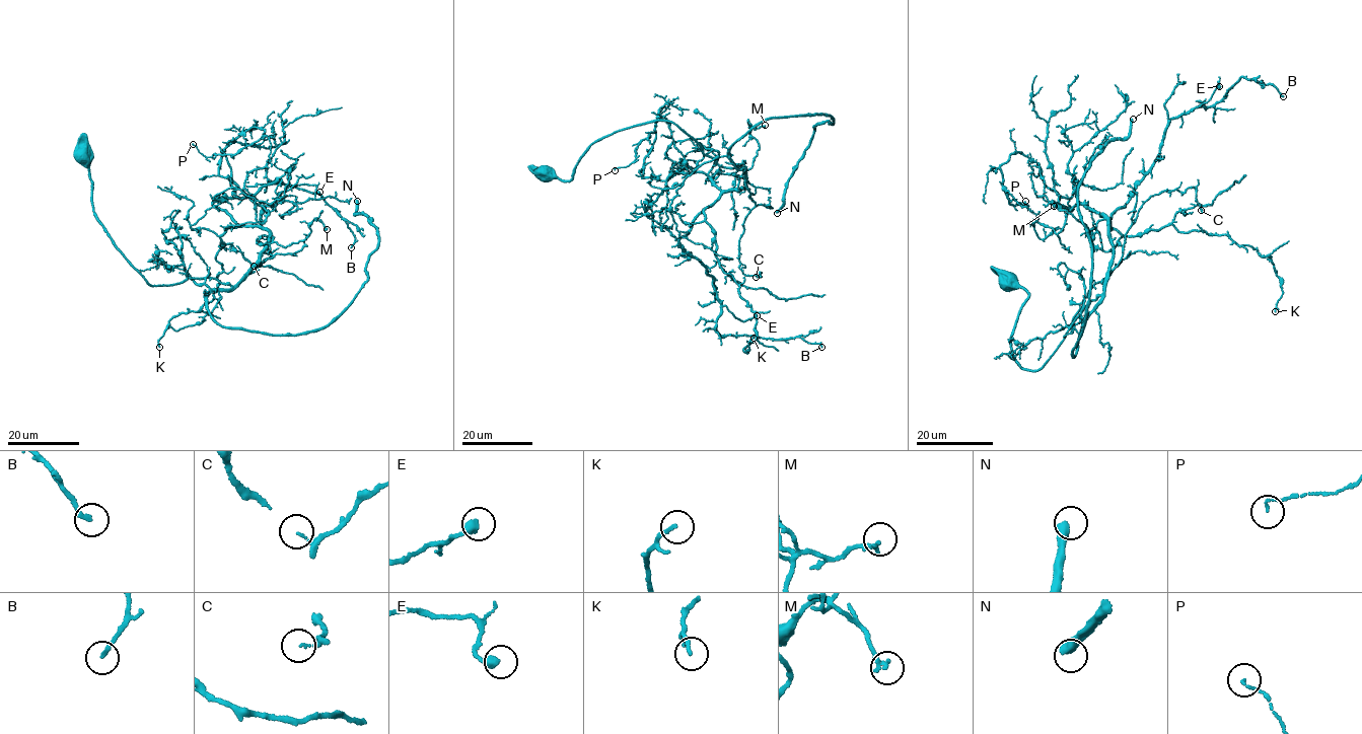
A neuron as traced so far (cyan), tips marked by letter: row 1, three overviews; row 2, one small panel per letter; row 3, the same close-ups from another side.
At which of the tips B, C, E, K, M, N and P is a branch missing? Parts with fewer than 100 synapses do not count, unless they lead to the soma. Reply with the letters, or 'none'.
N

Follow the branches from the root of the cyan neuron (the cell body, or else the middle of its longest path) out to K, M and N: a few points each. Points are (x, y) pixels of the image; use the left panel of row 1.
K: (83, 156), (96, 219), (149, 284), (233, 286), (269, 233), (225, 229), (212, 300), (170, 319), (159, 347)
M: (83, 156), (96, 219), (151, 285), (233, 286), (271, 236), (285, 247), (315, 218), (327, 229)
N: (83, 156), (149, 284), (205, 278), (214, 321), (262, 334), (358, 293), (378, 235), (357, 201)

